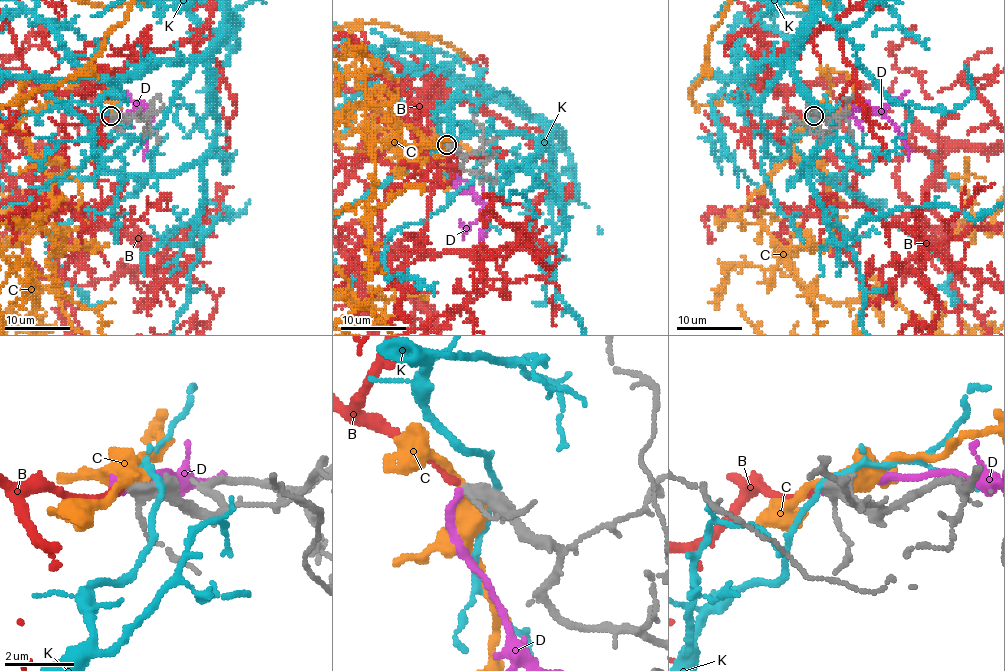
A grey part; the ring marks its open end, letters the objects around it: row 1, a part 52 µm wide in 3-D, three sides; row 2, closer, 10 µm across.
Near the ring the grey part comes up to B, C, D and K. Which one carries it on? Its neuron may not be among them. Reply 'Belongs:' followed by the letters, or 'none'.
Belongs: B

